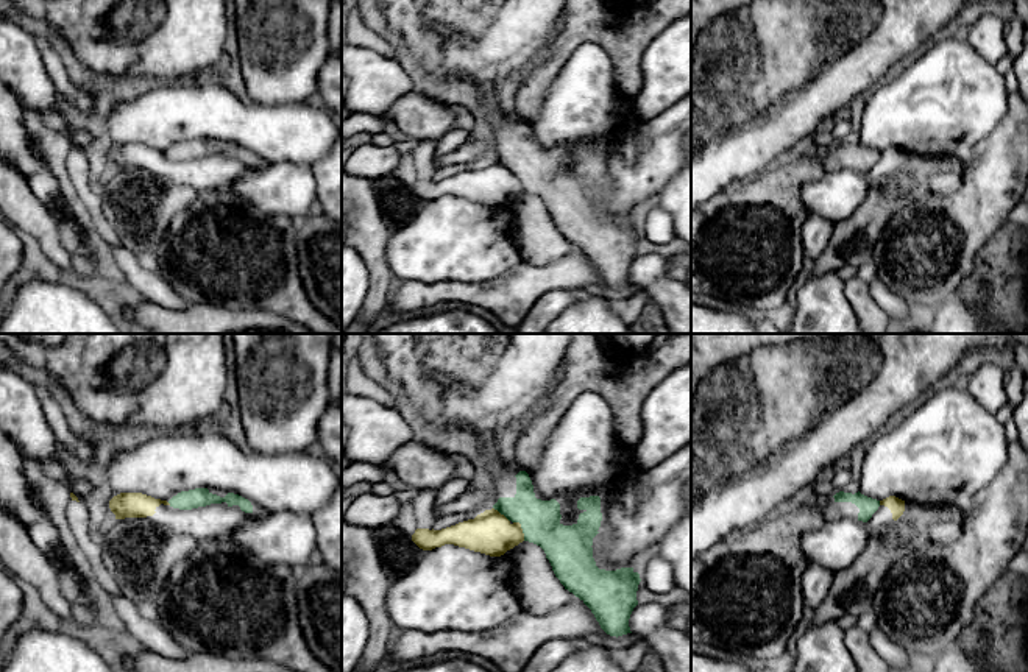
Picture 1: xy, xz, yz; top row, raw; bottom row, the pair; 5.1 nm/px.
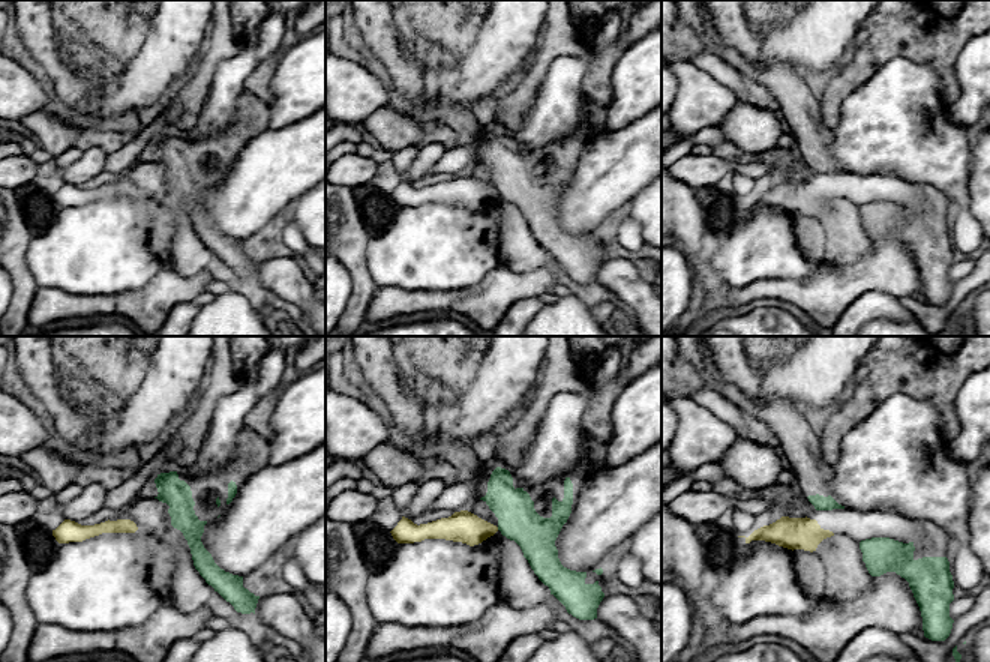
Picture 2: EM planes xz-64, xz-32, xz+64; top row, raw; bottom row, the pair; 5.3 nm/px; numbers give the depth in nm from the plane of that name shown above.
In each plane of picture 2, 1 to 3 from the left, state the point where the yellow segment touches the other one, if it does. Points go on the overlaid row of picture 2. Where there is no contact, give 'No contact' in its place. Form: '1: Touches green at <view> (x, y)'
1: No contact
2: No contact
3: No contact

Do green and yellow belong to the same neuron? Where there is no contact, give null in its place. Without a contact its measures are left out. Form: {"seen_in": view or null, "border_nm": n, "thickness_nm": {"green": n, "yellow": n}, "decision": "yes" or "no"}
{"seen_in": "xz", "border_nm": 120, "thickness_nm": {"green": 220, "yellow": 220}, "decision": "no"}

